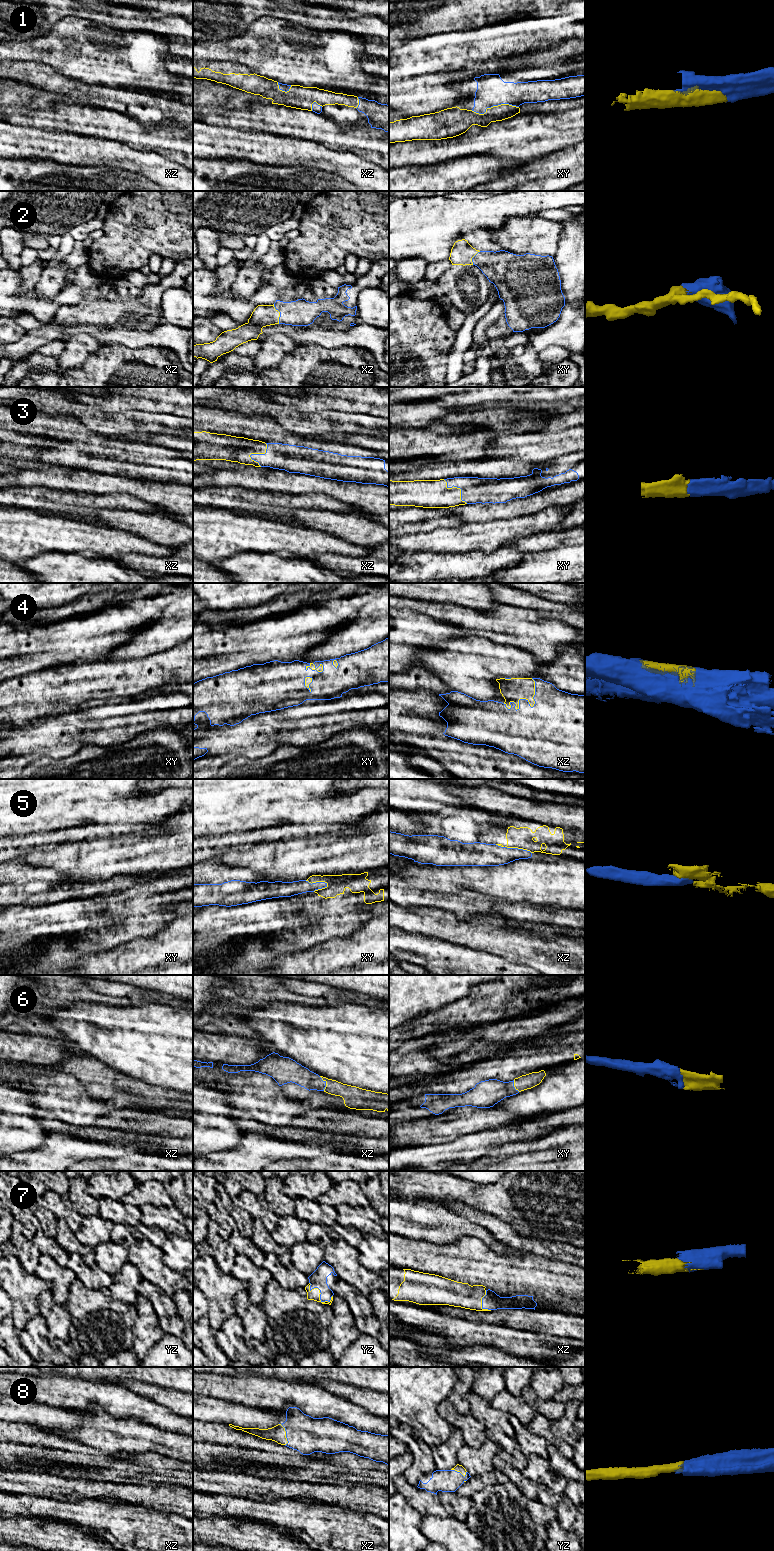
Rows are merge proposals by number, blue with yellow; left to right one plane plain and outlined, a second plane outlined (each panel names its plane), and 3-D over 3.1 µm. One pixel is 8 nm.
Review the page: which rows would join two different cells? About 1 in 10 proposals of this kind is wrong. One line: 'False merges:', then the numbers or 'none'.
False merges: none

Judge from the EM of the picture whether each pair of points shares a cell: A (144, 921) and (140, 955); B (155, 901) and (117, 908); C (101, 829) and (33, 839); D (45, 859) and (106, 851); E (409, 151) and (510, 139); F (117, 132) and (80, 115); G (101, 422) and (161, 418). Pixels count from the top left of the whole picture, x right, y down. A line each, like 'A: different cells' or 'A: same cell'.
A: different cells
B: same cell
C: same cell
D: same cell
E: same cell
F: same cell
G: same cell

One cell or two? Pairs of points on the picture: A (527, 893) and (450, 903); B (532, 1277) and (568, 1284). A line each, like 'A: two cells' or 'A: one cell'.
A: two cells
B: one cell

